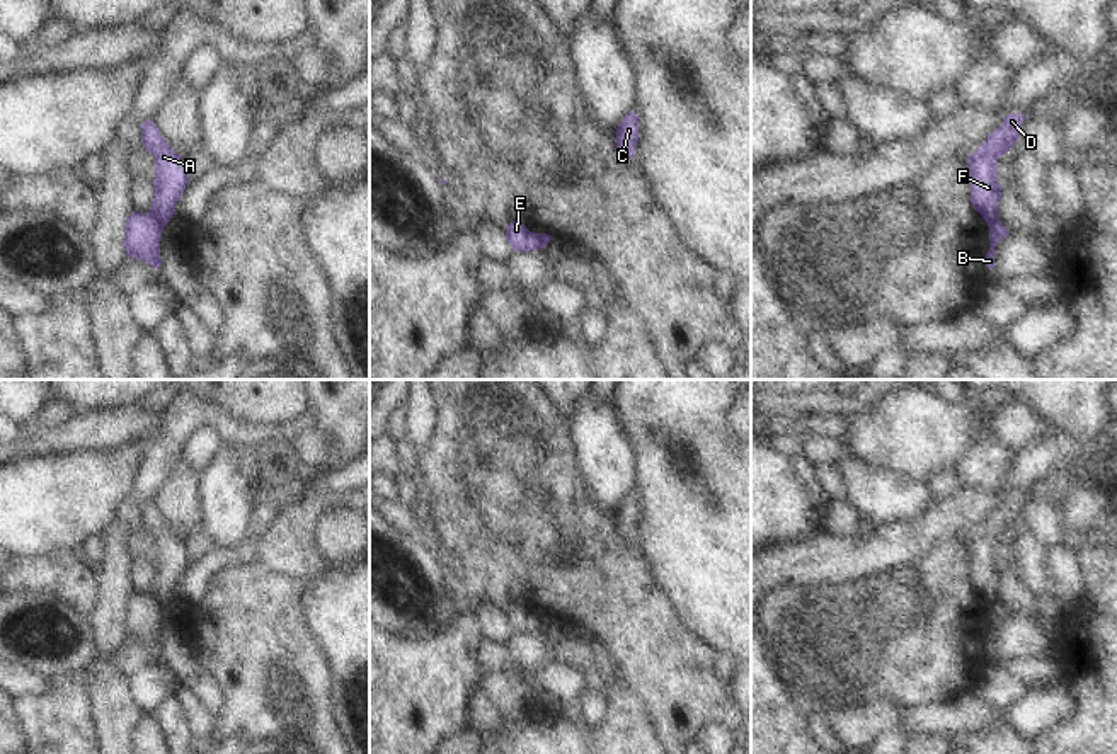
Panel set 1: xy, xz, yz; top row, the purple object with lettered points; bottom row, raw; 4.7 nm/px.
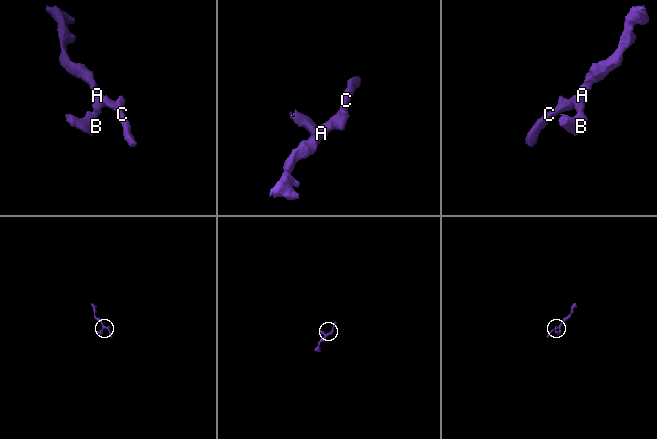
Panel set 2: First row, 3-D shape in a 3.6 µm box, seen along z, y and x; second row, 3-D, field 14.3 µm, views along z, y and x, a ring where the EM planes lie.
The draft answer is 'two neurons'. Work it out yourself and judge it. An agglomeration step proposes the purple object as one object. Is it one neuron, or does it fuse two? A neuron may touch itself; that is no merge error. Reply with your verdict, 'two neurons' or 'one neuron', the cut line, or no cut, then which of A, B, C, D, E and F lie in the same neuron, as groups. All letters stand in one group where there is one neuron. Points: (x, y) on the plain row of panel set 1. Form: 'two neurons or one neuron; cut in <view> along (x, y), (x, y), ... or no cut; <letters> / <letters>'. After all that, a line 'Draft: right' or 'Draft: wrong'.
two neurons; cut in xy along (150, 591), (162, 608); A C D F / B E
Draft: right

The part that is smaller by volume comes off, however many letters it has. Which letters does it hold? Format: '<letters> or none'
B, E

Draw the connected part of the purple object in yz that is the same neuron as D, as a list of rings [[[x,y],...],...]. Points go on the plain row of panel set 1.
[[[1020,494],[1008,495],[1000,509],[988,516],[986,523],[967,540],[971,585],[988,606],[1000,603],[1001,565],[998,563],[998,540],[1018,523],[1025,500]]]

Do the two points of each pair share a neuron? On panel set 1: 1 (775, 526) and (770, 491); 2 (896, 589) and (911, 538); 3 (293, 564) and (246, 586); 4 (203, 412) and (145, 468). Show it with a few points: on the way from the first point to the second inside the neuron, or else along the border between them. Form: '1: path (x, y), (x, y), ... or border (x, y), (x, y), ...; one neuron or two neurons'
1: path (775, 518), (770, 499); one neuron
2: border (937, 545), (908, 564), (864, 577); two neurons
3: path (281, 572), (268, 586), (257, 586); one neuron
4: path (188, 422), (160, 453); one neuron

